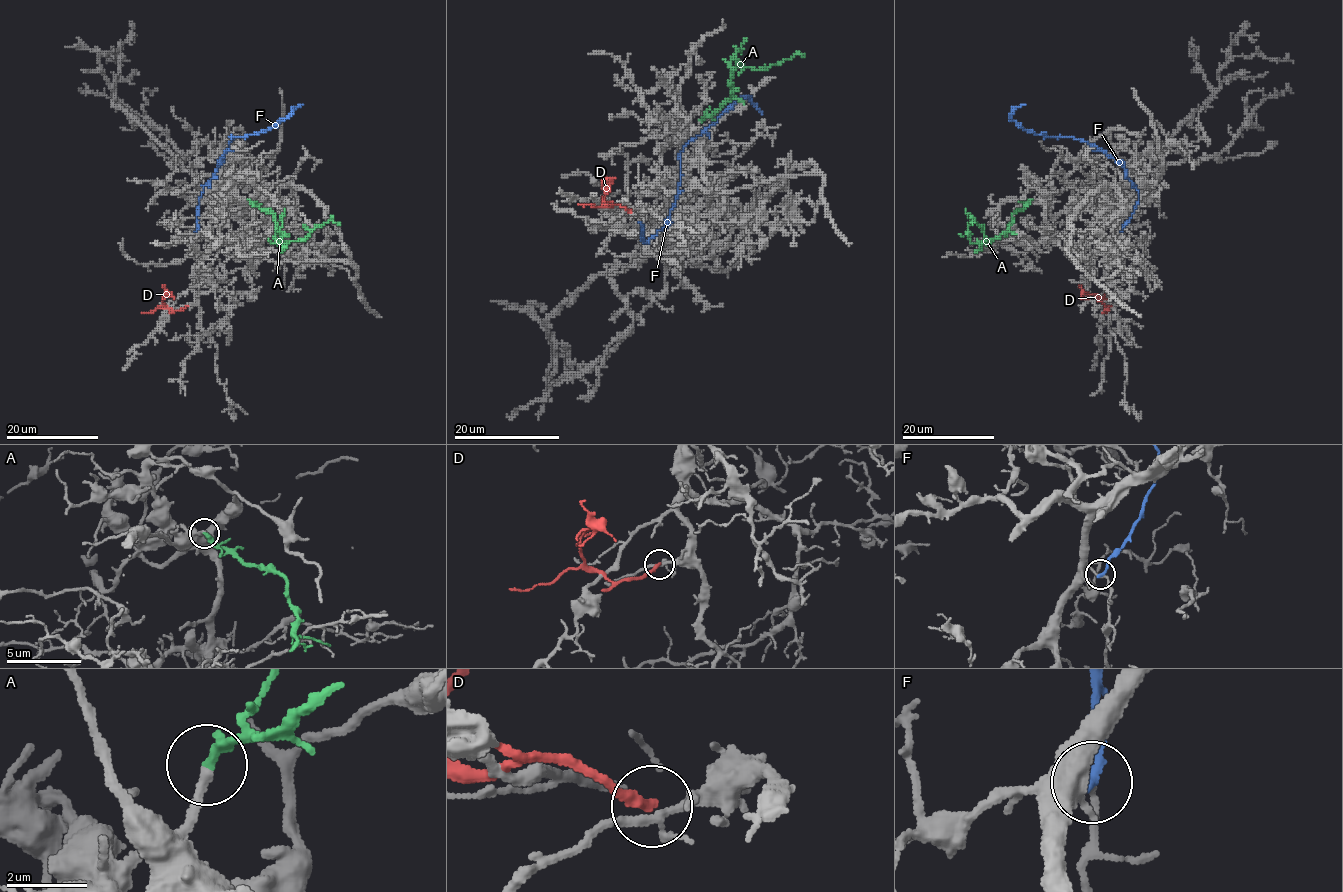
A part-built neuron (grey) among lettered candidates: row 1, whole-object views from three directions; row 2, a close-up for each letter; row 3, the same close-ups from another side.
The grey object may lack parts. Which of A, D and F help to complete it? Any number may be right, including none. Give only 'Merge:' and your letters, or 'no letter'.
Merge: A

